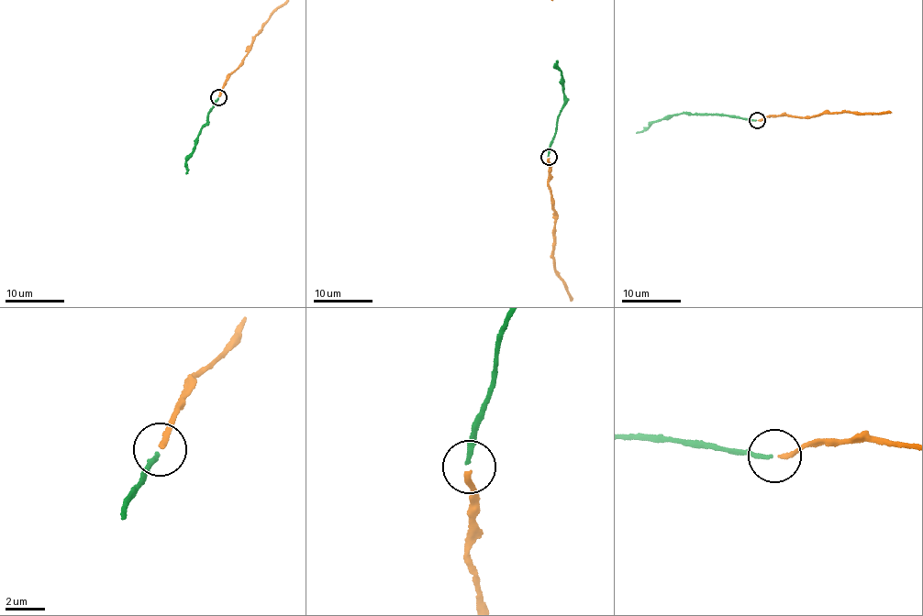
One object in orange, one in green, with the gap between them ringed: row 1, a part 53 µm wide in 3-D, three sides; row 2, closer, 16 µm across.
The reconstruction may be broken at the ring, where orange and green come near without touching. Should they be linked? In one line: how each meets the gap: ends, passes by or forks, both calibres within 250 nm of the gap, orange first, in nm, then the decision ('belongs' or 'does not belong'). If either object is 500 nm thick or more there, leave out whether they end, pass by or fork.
orange ends there; green ends there; 240 nm thick on the orange side, 220 nm on the other; belongs

